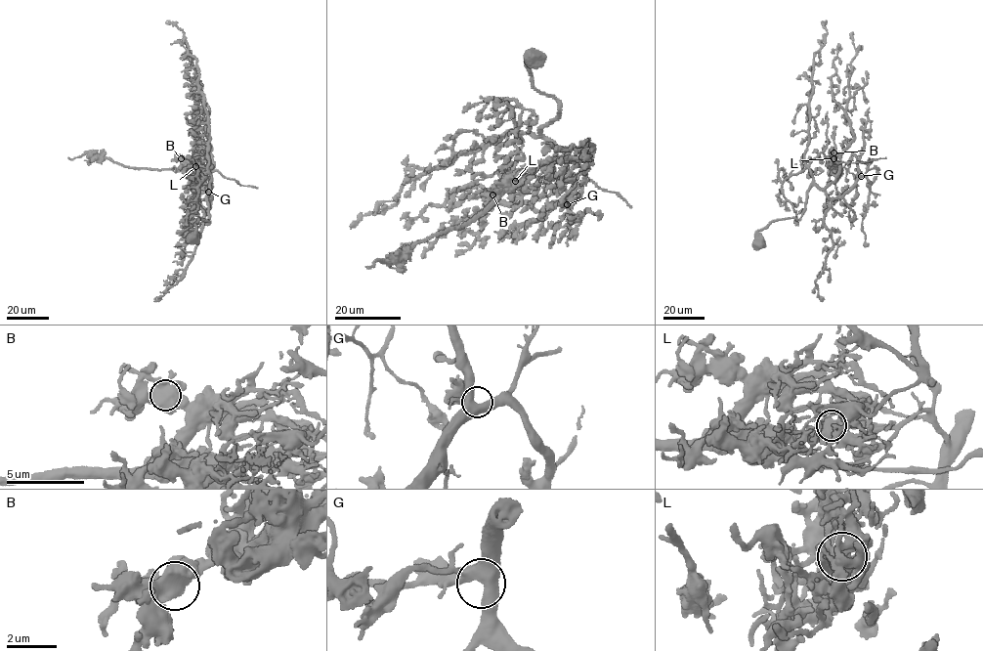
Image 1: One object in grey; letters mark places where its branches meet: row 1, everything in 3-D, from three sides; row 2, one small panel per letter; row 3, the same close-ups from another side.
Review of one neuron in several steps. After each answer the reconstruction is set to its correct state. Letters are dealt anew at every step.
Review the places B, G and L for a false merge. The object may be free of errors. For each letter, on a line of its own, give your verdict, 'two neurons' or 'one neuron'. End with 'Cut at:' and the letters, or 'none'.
B: one neuron
G: one neuron
L: two neurons
Cut at: L

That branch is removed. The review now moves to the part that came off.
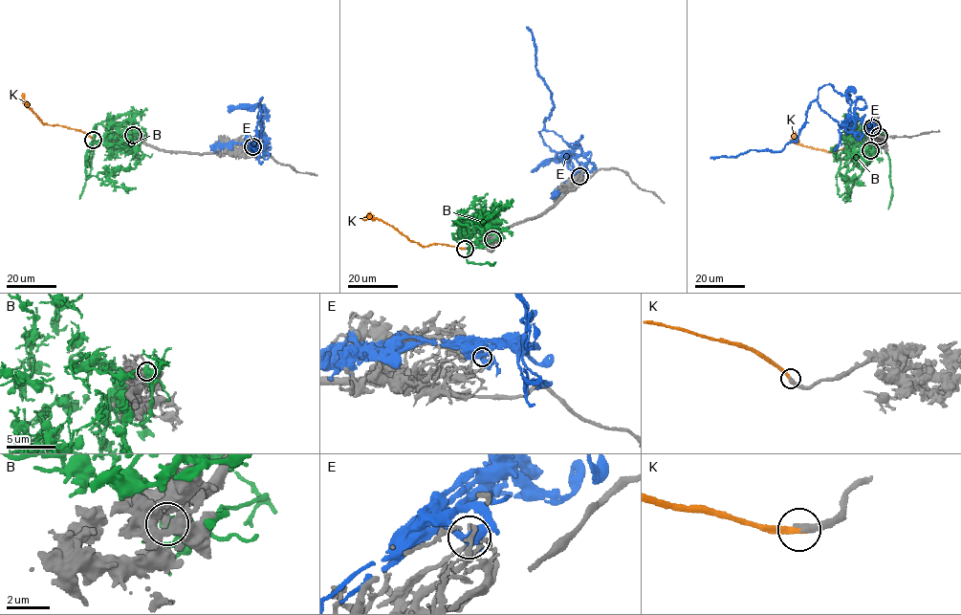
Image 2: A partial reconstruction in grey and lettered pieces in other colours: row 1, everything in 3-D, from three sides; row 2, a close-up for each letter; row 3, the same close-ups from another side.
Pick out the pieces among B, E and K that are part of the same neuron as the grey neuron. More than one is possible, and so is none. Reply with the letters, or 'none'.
K

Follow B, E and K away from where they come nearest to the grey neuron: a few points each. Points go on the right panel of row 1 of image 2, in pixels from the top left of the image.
B: (879, 137), (879, 149), (857, 156), (840, 174), (846, 182), (855, 179), (884, 142), (892, 189), (887, 208)
E: (873, 127), (867, 123), (863, 133), (862, 119), (843, 127), (814, 100), (797, 139), (781, 150), (709, 158)
K: (870, 150), (858, 146), (832, 151), (814, 149), (798, 144), (794, 139), (796, 132)

